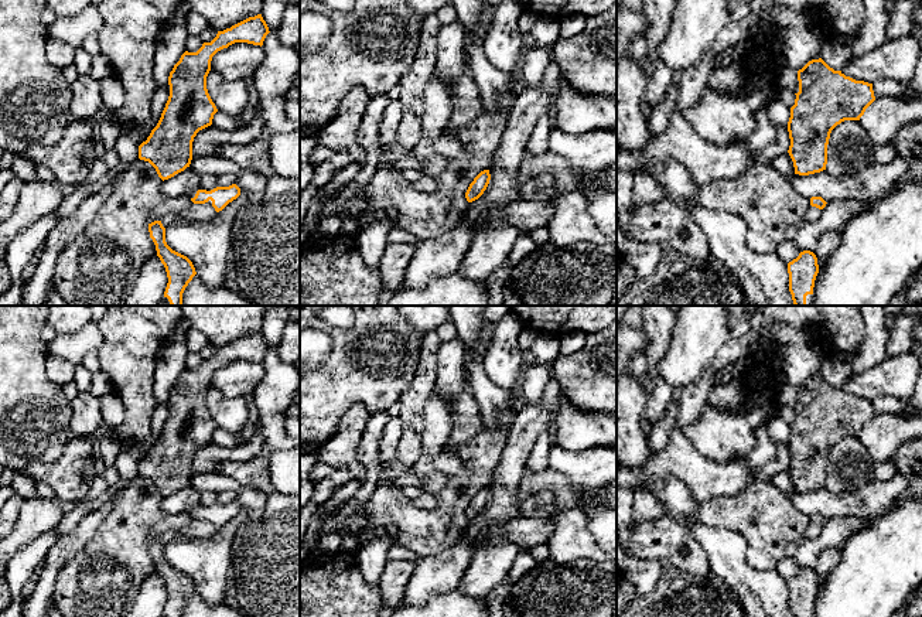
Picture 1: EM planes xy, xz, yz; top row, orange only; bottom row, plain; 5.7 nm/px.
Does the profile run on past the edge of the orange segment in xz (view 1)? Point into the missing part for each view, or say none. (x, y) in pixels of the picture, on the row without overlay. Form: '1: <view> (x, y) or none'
1: none

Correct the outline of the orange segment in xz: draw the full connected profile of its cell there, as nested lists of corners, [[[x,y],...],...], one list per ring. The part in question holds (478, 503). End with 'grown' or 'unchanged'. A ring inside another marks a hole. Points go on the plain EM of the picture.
[[[489,487],[481,488],[474,495],[474,498],[469,501],[469,504],[465,509],[467,518],[472,519],[472,518],[478,517],[484,511],[484,508],[486,507],[489,497],[491,497]]]; unchanged

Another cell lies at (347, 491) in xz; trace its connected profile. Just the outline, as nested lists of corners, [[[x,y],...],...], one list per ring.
[[[361,478],[346,481],[344,485],[341,485],[339,490],[332,491],[329,500],[325,504],[322,504],[324,508],[327,511],[332,511],[335,507],[351,500],[354,494],[361,488],[361,485],[362,485]]]

